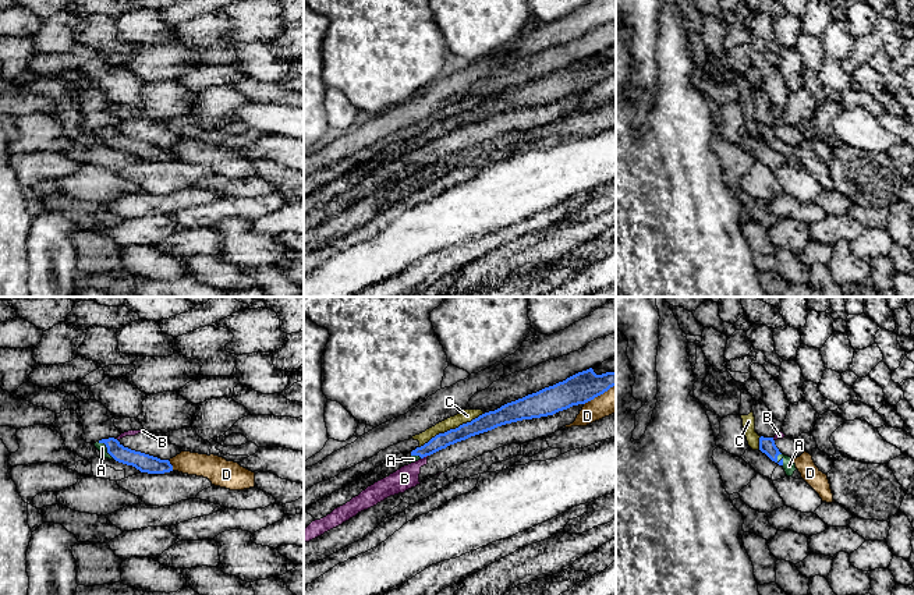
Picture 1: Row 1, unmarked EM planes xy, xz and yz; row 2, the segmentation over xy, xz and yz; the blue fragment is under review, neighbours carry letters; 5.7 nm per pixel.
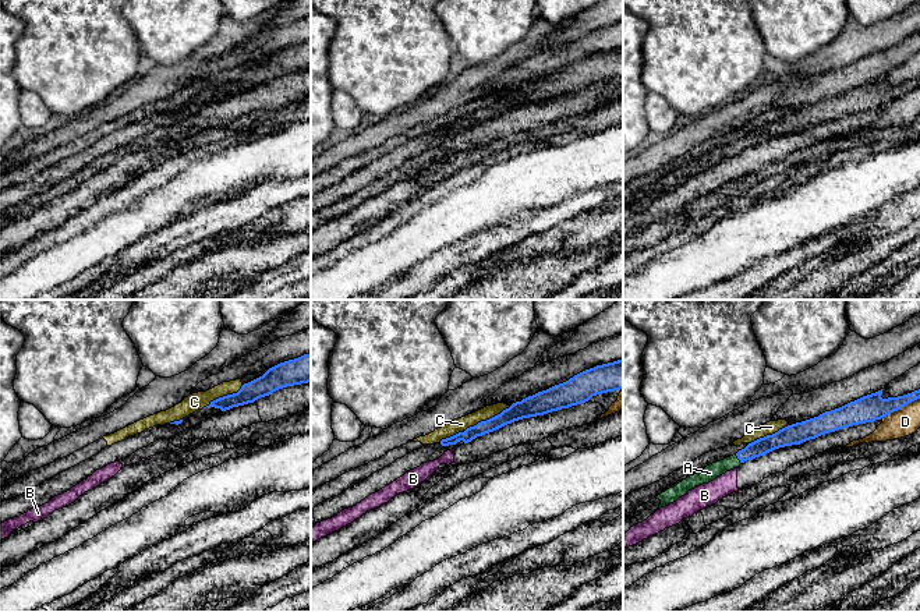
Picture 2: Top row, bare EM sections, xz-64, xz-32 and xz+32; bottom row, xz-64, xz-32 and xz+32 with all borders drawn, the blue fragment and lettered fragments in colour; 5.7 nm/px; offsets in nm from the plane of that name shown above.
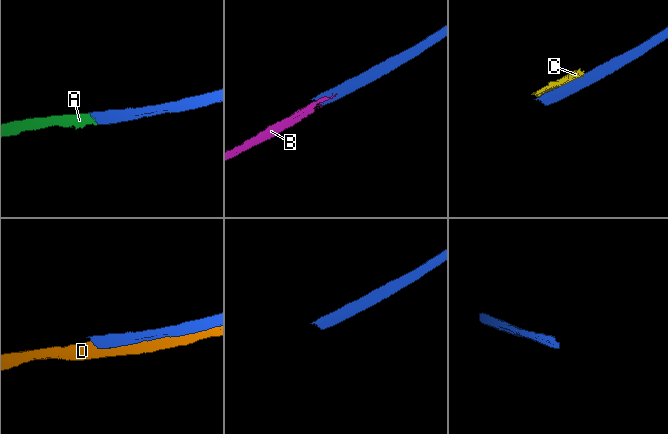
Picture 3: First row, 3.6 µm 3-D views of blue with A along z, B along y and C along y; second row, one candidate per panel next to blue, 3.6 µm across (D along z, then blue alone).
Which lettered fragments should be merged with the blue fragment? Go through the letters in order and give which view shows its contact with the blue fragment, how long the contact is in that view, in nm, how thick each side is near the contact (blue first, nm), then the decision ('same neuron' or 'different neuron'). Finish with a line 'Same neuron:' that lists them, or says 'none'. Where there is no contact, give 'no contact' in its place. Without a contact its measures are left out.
A: xy | 140 nm | 110/50 nm | same neuron
B: xz | 50 nm | 90/140 nm | different neuron
C: xz | 440 nm | 110/80 nm | different neuron
D: xy | 70 nm | 110/150 nm | different neuron
Same neuron: A

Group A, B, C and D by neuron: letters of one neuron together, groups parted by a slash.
A / B / C / D

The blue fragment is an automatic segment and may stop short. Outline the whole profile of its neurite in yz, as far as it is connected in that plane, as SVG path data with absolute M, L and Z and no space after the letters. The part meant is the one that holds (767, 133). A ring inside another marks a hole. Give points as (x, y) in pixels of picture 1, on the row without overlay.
M759 125L759 138L765 141L772 149L783 155L787 164L793 164L796 156L794 148L779 139L773 125Z

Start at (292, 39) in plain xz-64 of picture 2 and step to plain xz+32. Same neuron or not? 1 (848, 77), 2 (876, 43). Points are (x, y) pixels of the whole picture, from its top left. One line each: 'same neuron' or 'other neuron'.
1: same neuron
2: other neuron

